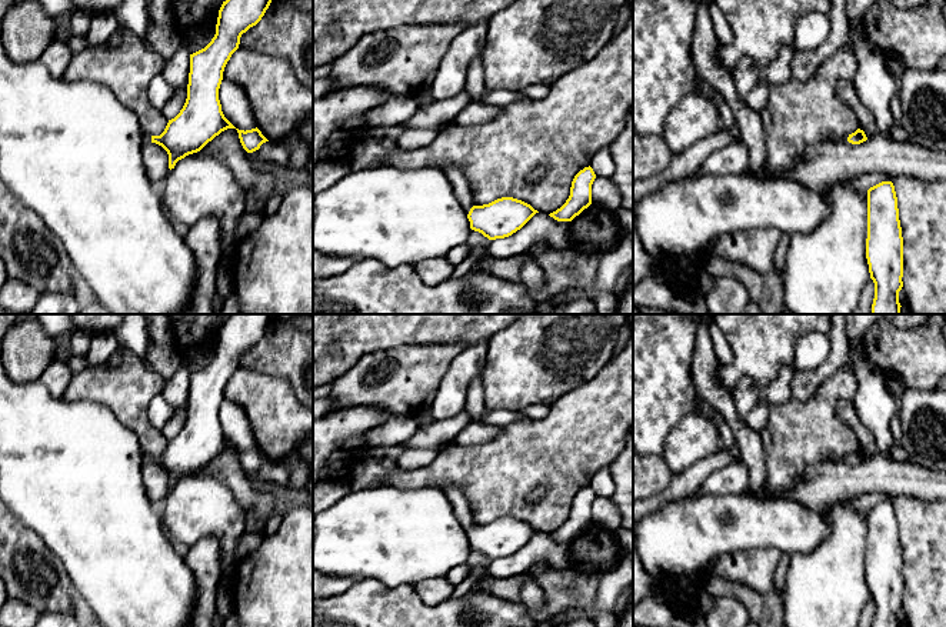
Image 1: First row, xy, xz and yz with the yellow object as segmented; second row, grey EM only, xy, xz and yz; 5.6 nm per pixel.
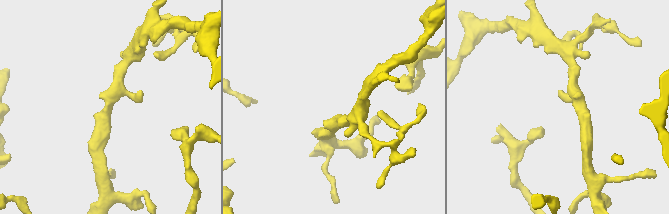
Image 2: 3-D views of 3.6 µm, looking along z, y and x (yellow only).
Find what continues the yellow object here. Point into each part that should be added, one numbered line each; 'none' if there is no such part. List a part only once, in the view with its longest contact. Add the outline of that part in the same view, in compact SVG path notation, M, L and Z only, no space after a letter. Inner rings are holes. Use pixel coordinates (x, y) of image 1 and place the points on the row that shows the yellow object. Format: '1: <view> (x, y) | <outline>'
1: xz (460, 186) | M444 163L440 169L449 179L457 201L460 203L466 214L469 214L470 209L474 204L473 204L473 196L470 193L467 179L462 173L462 170L454 164Z

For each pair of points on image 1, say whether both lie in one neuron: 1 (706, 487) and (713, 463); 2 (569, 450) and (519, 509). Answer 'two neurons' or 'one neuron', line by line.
1: two neurons
2: one neuron

